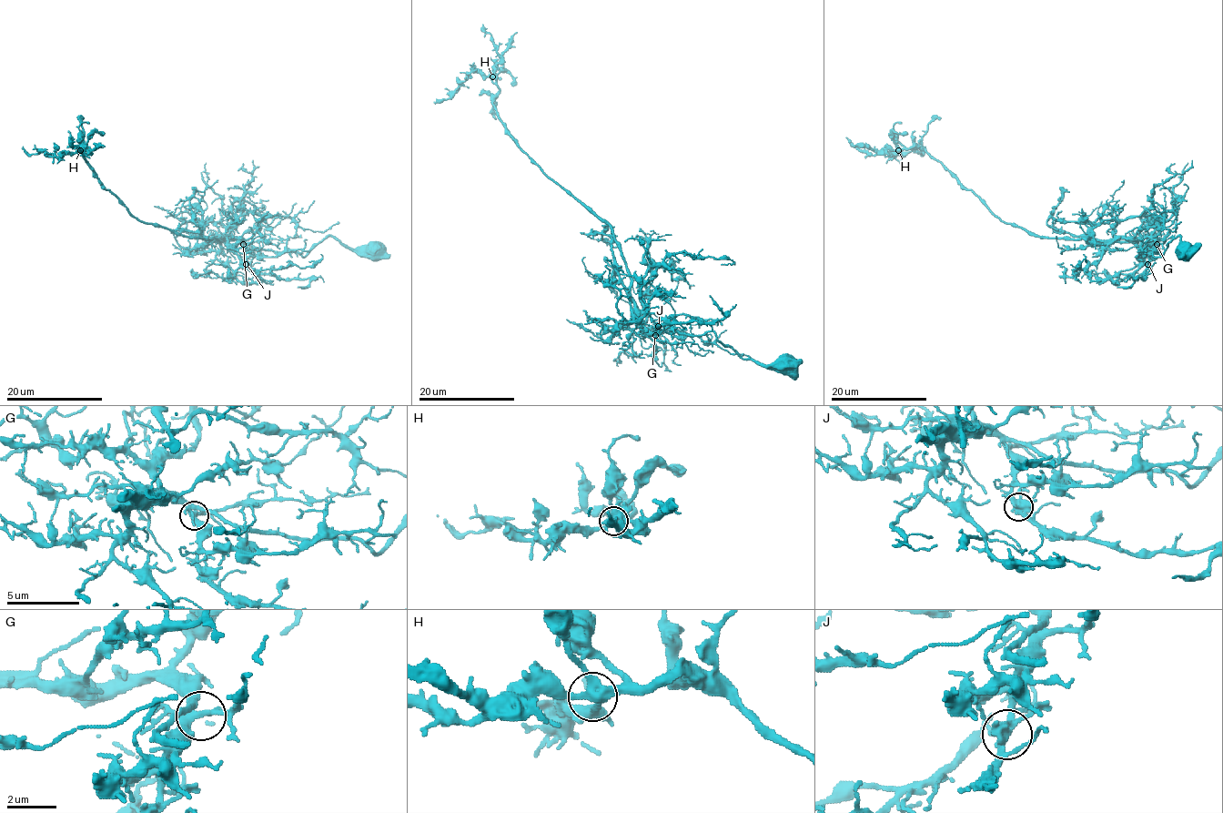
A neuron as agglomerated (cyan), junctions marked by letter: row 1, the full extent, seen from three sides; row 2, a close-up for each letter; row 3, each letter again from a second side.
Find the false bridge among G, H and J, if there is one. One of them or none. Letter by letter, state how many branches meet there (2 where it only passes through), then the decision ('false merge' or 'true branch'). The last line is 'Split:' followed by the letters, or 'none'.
G: 5 branches meet; true branch
H: 4 branches meet; true branch
J: 4 branches meet; true branch
Split: none

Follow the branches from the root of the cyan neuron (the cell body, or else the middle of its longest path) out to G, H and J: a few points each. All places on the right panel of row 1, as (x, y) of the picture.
G: (1183, 252), (1187, 248), (1179, 236), (1160, 256), (1154, 256), (1157, 251), (1148, 248), (1157, 244)
H: (1183, 252), (1179, 236), (1154, 256), (1148, 237), (1031, 235), (1001, 221), (923, 150), (898, 150)
J: (1183, 252), (1187, 248), (1177, 236), (1160, 256), (1146, 247), (1142, 258), (1148, 263)

